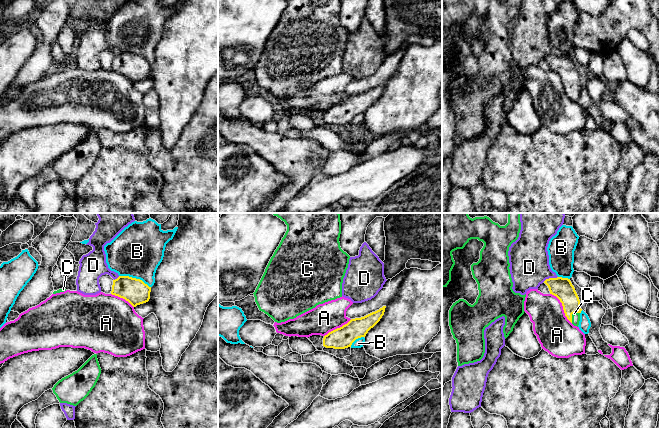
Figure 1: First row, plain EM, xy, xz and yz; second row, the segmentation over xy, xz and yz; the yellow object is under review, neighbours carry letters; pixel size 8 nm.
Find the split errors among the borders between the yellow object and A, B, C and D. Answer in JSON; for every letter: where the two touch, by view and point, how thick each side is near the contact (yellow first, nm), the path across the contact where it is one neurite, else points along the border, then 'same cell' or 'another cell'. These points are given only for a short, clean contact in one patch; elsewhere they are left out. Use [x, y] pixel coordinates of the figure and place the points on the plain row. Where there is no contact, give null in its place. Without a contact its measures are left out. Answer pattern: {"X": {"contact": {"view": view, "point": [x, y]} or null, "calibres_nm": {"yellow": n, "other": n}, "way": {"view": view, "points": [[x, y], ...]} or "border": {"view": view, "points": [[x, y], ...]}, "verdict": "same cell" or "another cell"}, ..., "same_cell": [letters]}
{"A": {"contact": {"view": "yz", "point": [563, 83]}, "calibres_nm": {"yellow": 170, "other": 300}, "verdict": "another cell"}, "B": {"contact": {"view": "xy", "point": [135, 54]}, "calibres_nm": {"yellow": 200, "other": 420}, "verdict": "another cell"}, "C": {"contact": {"view": "yz", "point": [571, 91]}, "calibres_nm": {"yellow": 170, "other": 60}, "way": {"view": "yz", "points": [[562, 64], [570, 76], [571, 91], [576, 92]]}, "verdict": "same cell"}, "D": {"contact": {"view": "yz", "point": [550, 54]}, "calibres_nm": {"yellow": 170, "other": 320}, "verdict": "another cell"}, "same_cell": ["C"]}

